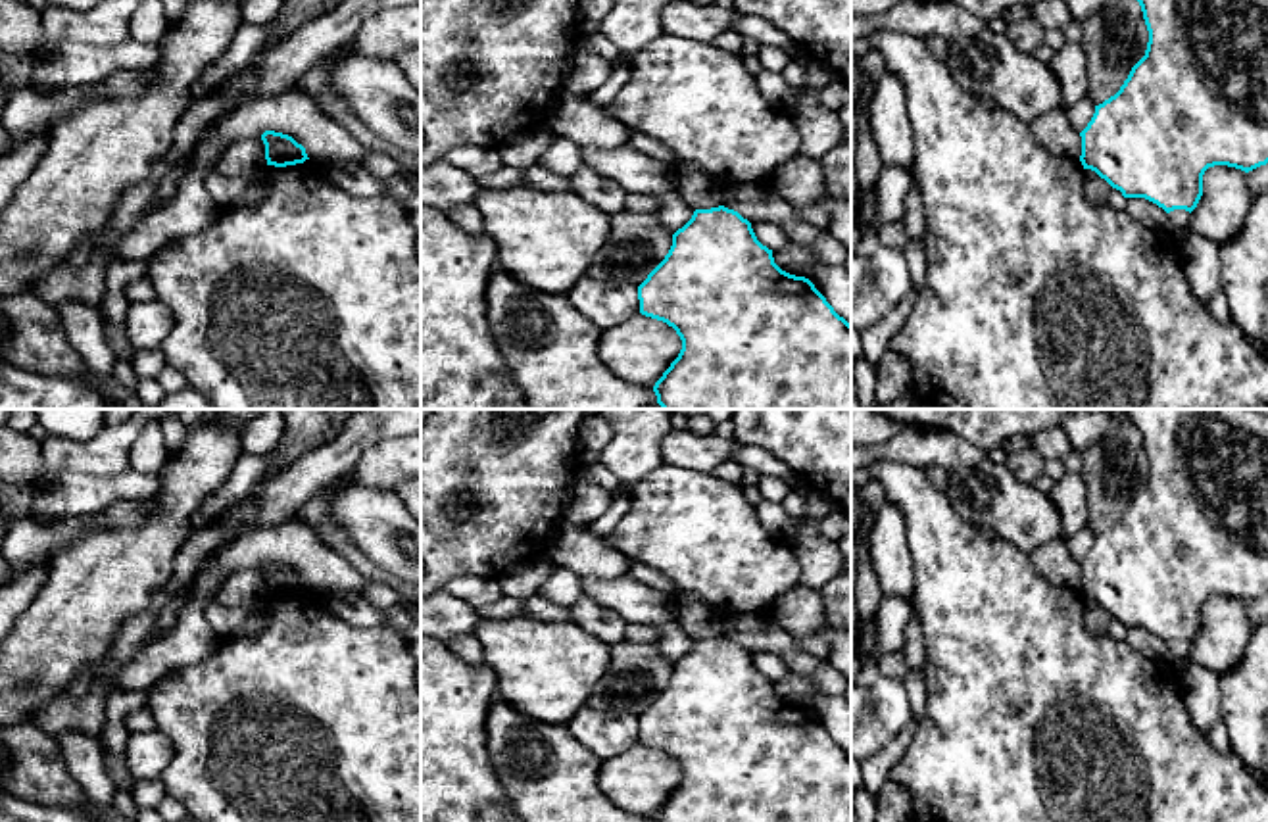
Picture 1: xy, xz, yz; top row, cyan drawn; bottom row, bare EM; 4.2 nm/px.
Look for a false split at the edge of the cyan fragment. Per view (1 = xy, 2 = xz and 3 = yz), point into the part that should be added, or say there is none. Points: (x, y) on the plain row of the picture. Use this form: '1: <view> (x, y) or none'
1: none
2: none
3: none

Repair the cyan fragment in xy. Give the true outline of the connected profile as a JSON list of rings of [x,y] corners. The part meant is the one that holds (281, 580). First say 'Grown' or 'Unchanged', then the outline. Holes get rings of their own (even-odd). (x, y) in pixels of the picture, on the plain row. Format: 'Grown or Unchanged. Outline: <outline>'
Unchanged. Outline: [[[265,561],[261,570],[265,574],[267,595],[286,597],[309,590],[305,578],[288,565]]]

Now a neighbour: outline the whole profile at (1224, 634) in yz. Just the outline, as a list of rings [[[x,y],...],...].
[[[1228,595],[1208,597],[1203,605],[1203,626],[1191,641],[1191,663],[1222,676],[1243,659],[1251,632],[1245,601]]]

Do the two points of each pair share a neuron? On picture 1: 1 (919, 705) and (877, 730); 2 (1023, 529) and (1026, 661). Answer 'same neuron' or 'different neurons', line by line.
1: different neurons
2: different neurons

